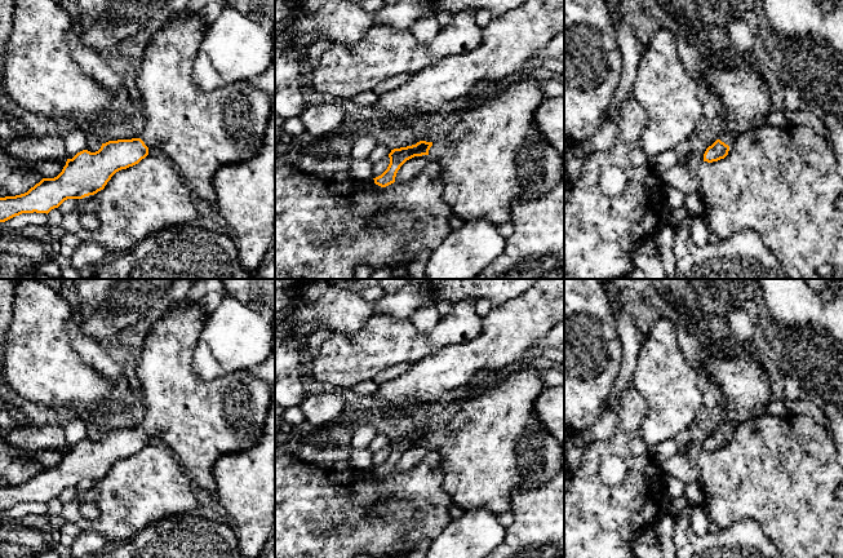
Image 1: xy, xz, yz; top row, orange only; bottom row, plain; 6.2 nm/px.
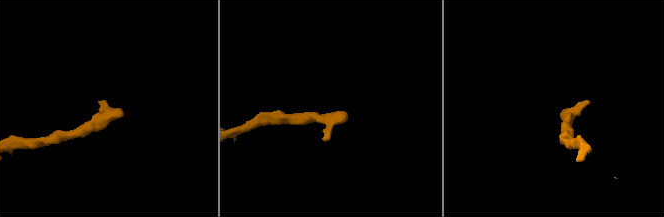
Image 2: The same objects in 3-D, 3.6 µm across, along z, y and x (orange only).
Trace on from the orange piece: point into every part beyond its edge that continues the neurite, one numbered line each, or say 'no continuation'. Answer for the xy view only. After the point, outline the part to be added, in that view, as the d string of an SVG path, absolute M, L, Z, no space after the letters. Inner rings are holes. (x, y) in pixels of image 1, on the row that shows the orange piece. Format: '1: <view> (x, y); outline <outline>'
1: xy (199, 132); outline M169 13L165 23L143 52L136 85L143 103L146 121L139 138L148 149L160 150L199 198L213 203L216 202L214 174L223 165L253 159L259 151L269 124L272 98L263 90L256 89L249 80L235 81L213 92L203 92L196 87L192 68L207 27L200 14Z

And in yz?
1: yz (744, 96); outline M710 49L706 62L700 63L700 67L705 79L709 81L707 93L716 96L724 110L726 125L718 140L731 147L732 141L738 136L766 123L771 114L771 98L758 63L749 67L742 62L731 63L727 62L723 56L718 56Z

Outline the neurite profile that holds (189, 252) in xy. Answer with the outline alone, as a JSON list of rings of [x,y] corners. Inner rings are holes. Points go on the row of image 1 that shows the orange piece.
[[[186,225],[147,235],[129,251],[99,265],[93,279],[275,279],[275,257],[254,273],[247,273],[229,232]]]

